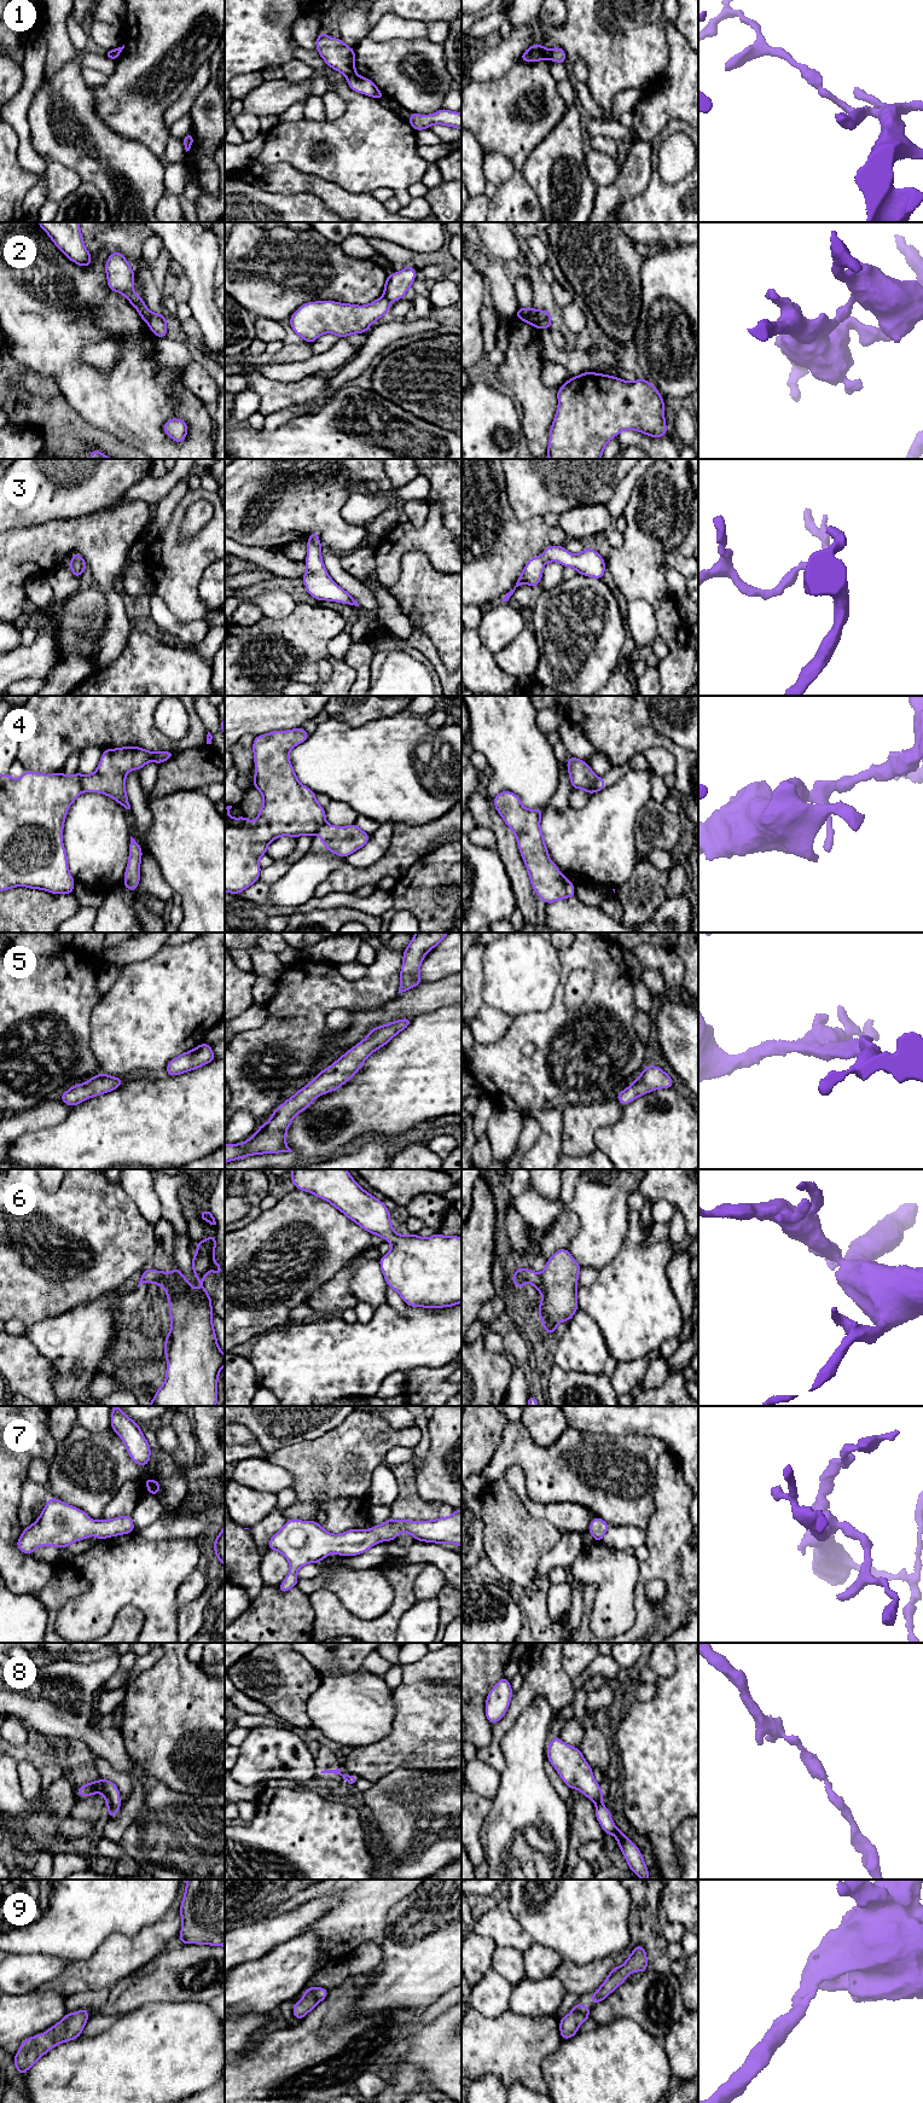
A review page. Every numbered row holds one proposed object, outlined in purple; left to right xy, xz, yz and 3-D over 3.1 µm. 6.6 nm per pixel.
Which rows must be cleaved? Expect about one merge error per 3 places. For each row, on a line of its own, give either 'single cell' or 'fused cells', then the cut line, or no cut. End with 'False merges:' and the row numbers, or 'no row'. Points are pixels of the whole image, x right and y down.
1: fused cells; cut xz (355, 71), (347, 76)
2: fused cells; cut yz (537, 312), (541, 327)
3: fused cells; cut yz (540, 556), (545, 562)
4: fused cells; cut xy (85, 776), (82, 778), (82, 790)
5: single cell; cut none
6: single cell; cut none
7: single cell; cut none
8: single cell; cut none
9: single cell; cut none
False merges: 1, 2, 3, 4

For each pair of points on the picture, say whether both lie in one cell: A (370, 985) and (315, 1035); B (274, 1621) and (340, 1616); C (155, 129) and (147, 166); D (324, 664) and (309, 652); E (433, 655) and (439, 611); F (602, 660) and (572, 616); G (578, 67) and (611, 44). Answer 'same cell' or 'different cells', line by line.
A: same cell
B: different cells
C: different cells
D: different cells
E: different cells
F: same cell
G: different cells

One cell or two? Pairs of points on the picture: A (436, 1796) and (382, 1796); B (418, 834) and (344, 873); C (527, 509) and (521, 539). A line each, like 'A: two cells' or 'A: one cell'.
A: one cell
B: one cell
C: two cells

